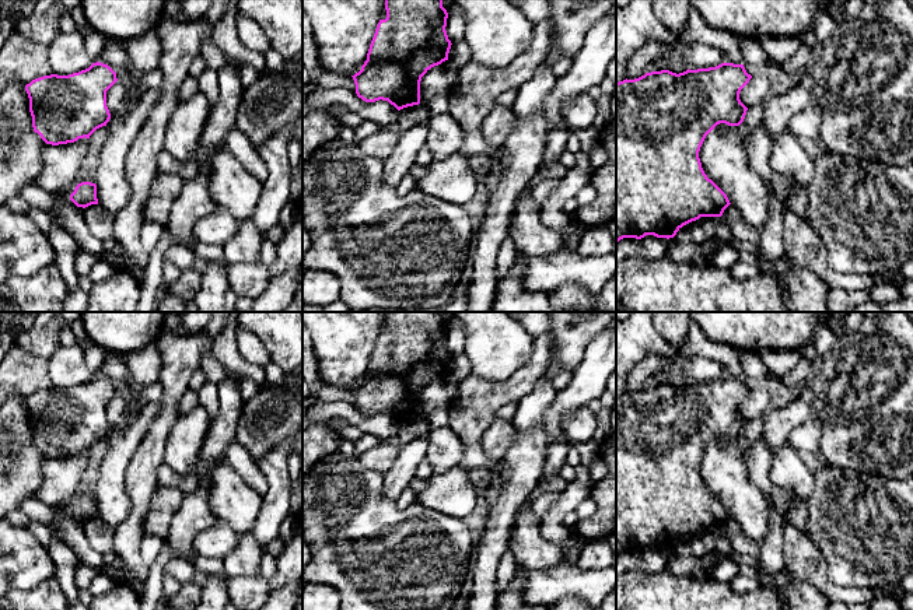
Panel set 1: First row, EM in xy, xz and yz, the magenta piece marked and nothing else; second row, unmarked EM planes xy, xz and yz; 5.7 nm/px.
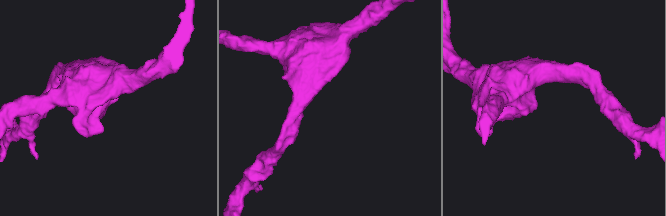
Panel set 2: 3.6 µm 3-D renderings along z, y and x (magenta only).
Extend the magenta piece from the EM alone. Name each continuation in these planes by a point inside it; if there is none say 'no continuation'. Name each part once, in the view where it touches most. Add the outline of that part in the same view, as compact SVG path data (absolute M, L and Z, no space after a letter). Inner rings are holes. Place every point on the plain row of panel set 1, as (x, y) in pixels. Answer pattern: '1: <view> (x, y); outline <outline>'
no continuation

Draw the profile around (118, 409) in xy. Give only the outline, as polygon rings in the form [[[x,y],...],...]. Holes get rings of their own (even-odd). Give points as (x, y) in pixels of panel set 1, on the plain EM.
[[[116,395],[106,404],[106,420],[109,423],[111,430],[122,427],[129,418],[129,402],[127,399]]]

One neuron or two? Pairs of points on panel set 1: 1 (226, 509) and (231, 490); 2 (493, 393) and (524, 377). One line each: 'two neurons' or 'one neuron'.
1: one neuron
2: one neuron

